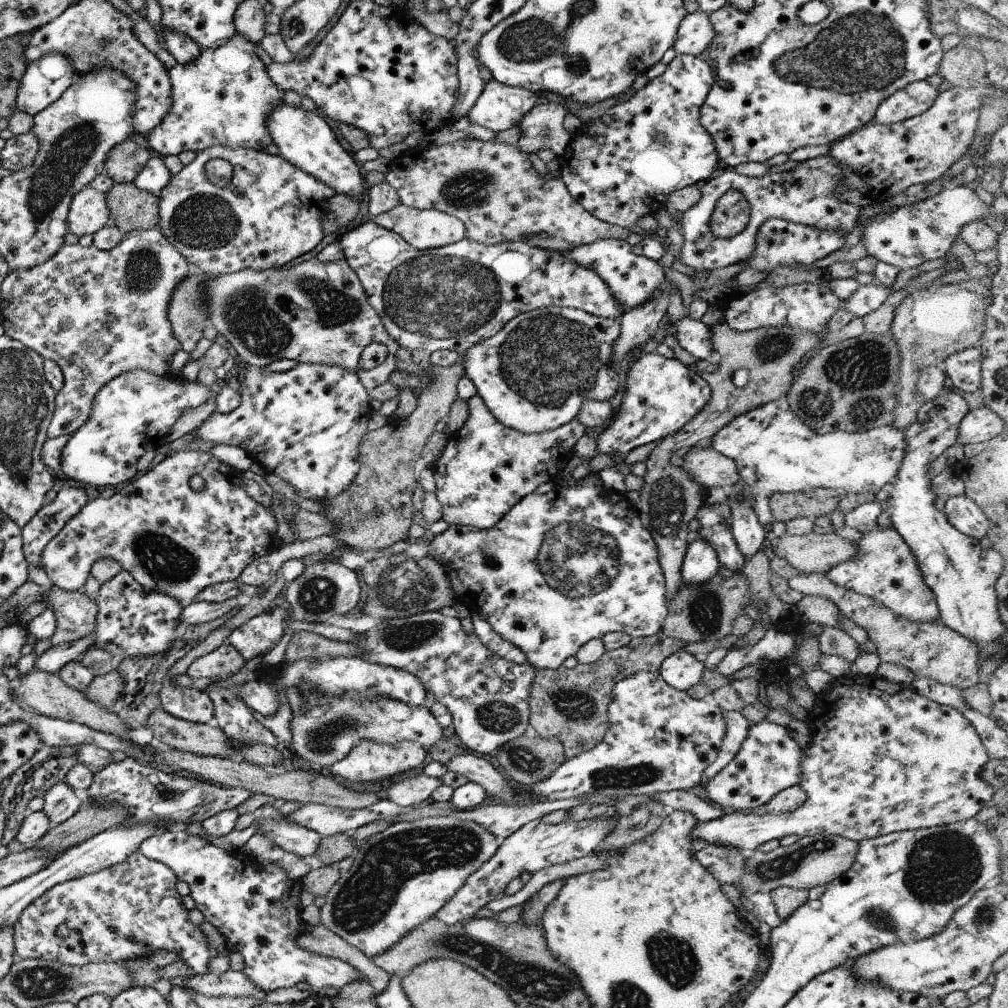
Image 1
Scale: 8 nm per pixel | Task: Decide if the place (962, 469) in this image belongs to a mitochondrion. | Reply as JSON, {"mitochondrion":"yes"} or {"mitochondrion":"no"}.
{"mitochondrion":"no"}

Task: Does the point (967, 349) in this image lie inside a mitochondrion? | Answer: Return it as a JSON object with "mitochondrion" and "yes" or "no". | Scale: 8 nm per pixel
{"mitochondrion":"no"}

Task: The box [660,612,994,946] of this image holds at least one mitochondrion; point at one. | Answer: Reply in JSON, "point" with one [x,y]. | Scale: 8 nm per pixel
{"point":[942,866]}

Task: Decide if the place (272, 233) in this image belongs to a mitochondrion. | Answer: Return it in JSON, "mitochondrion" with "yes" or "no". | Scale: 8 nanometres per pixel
{"mitochondrion":"no"}

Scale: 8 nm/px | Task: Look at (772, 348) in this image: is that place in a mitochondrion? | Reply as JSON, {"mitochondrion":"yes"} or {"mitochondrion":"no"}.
{"mitochondrion":"yes"}

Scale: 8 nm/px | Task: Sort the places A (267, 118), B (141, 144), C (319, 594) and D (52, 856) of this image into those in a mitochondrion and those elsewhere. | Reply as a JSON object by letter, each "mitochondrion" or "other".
{"A":"other","B":"other","C":"mitochondrion","D":"other"}

